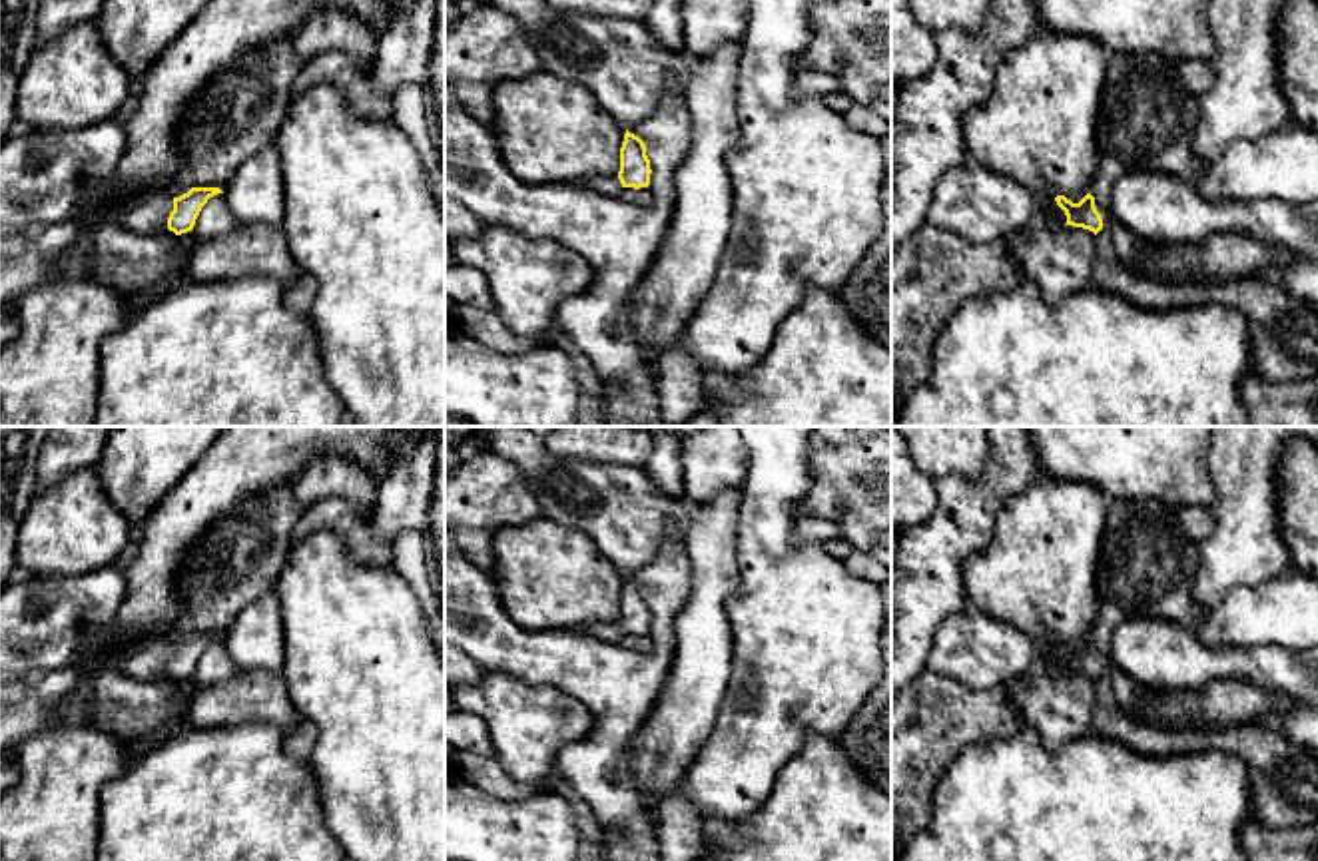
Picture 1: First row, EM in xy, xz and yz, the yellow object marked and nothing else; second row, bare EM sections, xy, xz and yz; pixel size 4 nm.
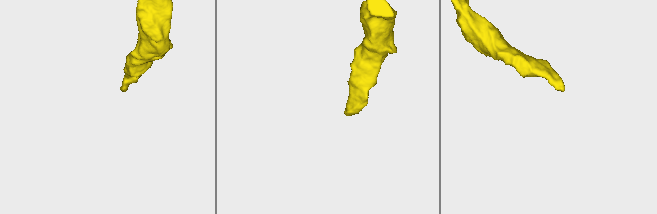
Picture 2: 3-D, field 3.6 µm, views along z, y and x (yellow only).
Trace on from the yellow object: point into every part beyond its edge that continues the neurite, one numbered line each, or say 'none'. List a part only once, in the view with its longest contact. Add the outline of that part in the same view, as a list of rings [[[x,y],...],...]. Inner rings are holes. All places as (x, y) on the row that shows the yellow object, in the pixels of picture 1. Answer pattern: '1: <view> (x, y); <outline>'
1: xy (148, 216); [[[150,193],[132,203],[118,221],[132,233],[164,233],[171,211],[173,197],[169,193]]]

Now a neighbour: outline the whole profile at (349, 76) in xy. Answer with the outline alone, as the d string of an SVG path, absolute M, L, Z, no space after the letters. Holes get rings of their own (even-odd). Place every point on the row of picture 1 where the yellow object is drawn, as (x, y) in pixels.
M325 52L307 62L293 84L293 98L317 84L335 86L349 110L363 118L391 118L393 98L373 86L371 70L343 52Z

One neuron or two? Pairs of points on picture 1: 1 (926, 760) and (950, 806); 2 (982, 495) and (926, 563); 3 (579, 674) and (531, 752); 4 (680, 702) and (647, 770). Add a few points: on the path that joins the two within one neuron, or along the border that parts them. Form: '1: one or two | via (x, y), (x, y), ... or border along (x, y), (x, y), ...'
1: two | border along (968, 746), (940, 778), (926, 828)
2: one | via (968, 511), (964, 523), (940, 547)
3: two | border along (523, 678), (573, 696), (591, 714), (591, 732)
4: one | via (680, 718), (658, 754)

